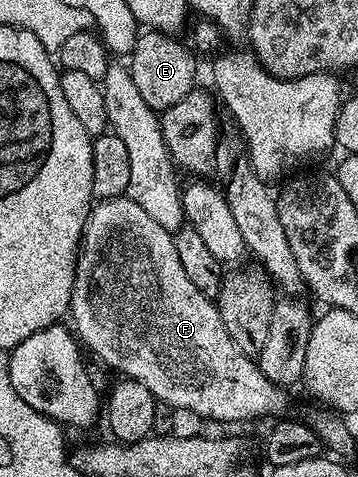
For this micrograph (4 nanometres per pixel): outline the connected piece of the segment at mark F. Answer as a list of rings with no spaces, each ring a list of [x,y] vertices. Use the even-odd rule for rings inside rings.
[[[119,198],[116,200],[99,200],[90,209],[90,217],[86,219],[86,225],[82,231],[82,243],[78,246],[78,261],[74,271],[74,281],[72,282],[72,298],[70,299],[69,319],[74,319],[72,323],[73,331],[77,339],[81,341],[87,349],[91,348],[95,352],[97,359],[101,361],[107,369],[122,372],[125,379],[140,382],[140,386],[148,386],[152,390],[155,400],[163,404],[171,404],[172,407],[183,407],[192,410],[193,413],[202,416],[203,421],[219,420],[222,424],[230,424],[233,420],[254,420],[257,416],[274,416],[270,418],[282,418],[287,415],[286,407],[290,400],[286,397],[287,389],[280,384],[274,384],[258,369],[255,357],[245,356],[228,338],[228,330],[224,330],[224,322],[218,313],[218,305],[213,299],[200,290],[196,290],[194,283],[188,279],[188,274],[184,270],[184,265],[180,262],[180,254],[176,254],[173,235],[160,226],[160,222],[155,222],[151,216],[144,214],[136,202],[129,198]]]

